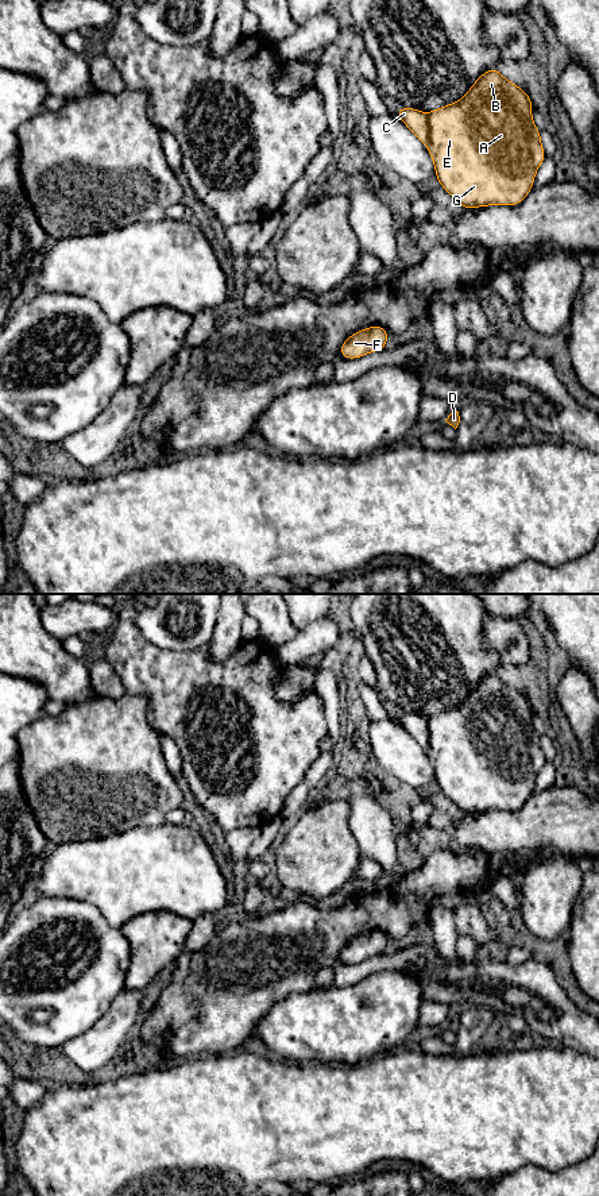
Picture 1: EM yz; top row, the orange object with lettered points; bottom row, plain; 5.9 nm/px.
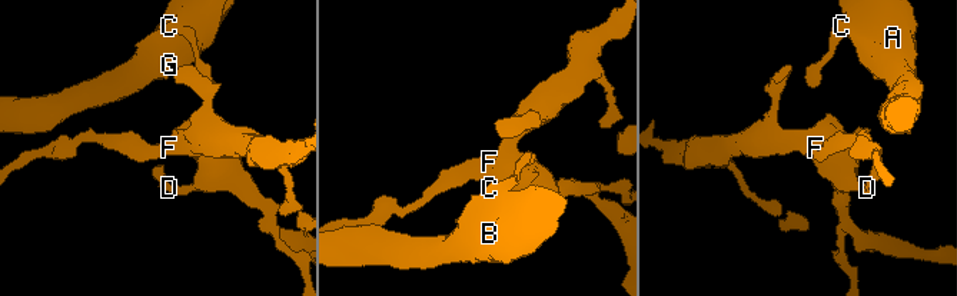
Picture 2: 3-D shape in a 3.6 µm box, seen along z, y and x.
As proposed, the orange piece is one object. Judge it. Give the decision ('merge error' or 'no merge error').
merge error

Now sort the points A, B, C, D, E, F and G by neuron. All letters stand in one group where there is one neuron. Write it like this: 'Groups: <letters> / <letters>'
Groups: A B D E F G / C

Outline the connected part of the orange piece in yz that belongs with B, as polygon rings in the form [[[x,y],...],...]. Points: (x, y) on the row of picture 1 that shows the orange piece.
[[[494,67],[486,70],[459,101],[426,113],[430,130],[426,147],[436,178],[464,209],[488,205],[517,207],[530,193],[536,173],[546,158],[532,111],[533,103],[529,94]]]

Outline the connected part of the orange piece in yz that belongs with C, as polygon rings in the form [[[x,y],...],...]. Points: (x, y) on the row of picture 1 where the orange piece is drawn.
[[[401,105],[395,115],[425,146],[429,144],[430,130],[428,115],[425,112]]]

